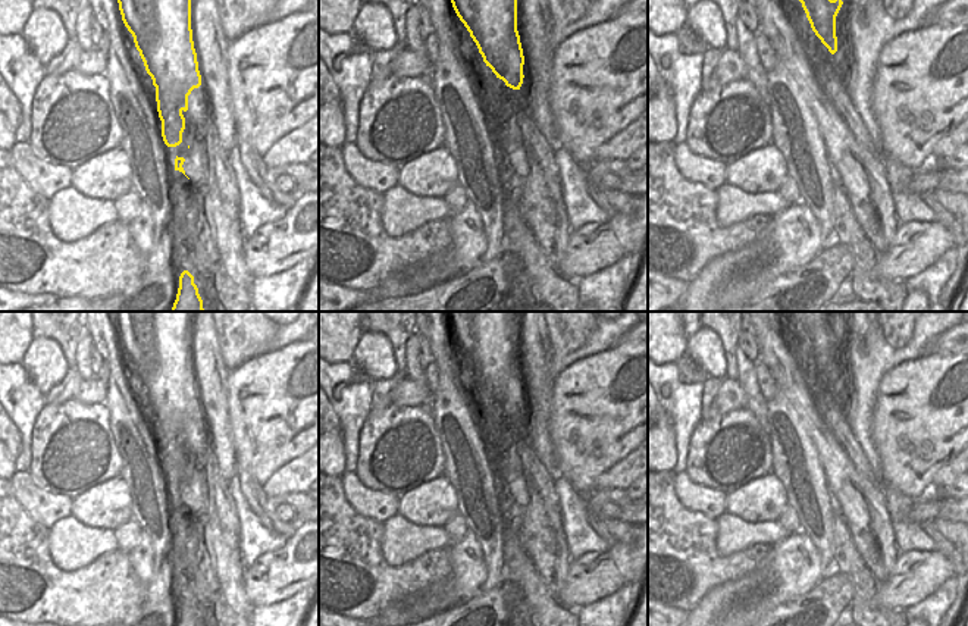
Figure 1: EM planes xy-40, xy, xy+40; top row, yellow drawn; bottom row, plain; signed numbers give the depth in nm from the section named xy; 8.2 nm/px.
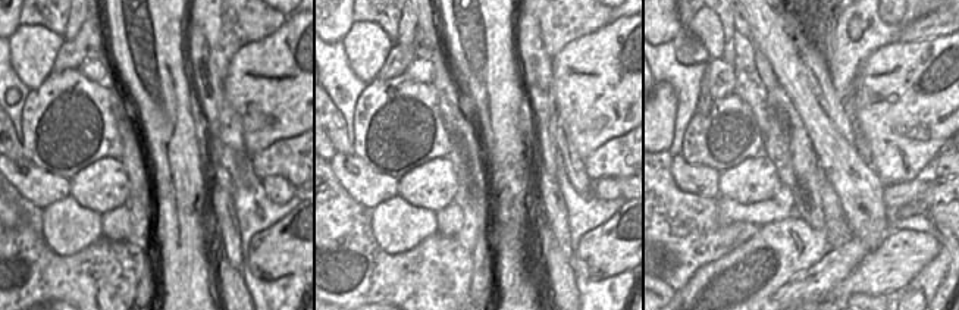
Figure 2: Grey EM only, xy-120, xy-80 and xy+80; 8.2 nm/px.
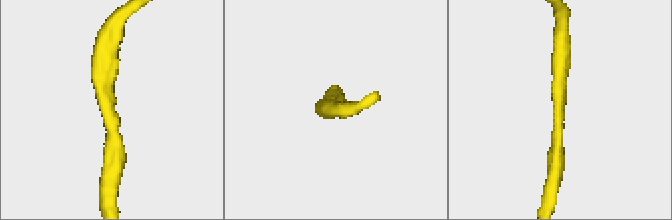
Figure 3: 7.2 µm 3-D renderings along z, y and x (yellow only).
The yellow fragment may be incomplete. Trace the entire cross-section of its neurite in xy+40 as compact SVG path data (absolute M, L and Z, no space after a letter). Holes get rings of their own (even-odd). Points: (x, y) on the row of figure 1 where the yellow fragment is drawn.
M799 0L811 24L812 31L831 54L837 51L836 16L842 0Z

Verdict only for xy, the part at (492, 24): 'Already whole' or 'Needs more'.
Already whole

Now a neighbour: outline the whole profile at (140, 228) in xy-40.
M144 201L140 204L140 213L128 223L128 231L134 247L140 253L148 254L153 247L153 215Z

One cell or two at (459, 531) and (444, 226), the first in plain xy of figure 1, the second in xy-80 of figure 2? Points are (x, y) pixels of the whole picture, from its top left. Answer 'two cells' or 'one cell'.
one cell

